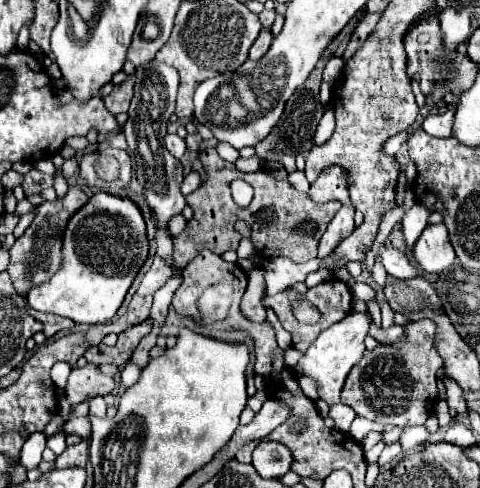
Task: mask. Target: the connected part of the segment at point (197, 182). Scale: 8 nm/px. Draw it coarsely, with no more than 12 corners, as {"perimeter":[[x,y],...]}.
{"perimeter":[[196,170],[184,178],[182,194],[188,196],[202,186]]}

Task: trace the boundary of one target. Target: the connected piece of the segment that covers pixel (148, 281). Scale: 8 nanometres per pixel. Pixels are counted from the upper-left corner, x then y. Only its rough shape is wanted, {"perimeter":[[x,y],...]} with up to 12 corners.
{"perimeter":[[158,256],[144,274],[136,294],[154,294],[170,276]]}

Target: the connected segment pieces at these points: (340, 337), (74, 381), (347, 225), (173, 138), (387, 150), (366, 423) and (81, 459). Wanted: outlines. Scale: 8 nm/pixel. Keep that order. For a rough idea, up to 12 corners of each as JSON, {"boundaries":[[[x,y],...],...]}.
{"boundaries":[[[368,316],[320,332],[298,368],[328,406],[364,356]],[[90,362],[74,368],[66,396],[74,406],[114,390],[114,380]],[[354,206],[338,210],[318,246],[318,258],[332,254],[354,230]],[[166,134],[164,144],[174,158],[184,156],[186,144],[178,134]],[[410,130],[398,132],[384,142],[384,154],[396,156]],[[356,416],[350,436],[360,442],[368,432],[384,432],[382,424]],[[88,444],[68,446],[54,462],[56,468],[84,468]]]}

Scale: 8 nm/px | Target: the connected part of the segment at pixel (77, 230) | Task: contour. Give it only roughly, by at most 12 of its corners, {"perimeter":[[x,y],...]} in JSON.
{"perimeter":[[98,192],[70,216],[38,312],[104,324],[148,238],[132,200]]}

